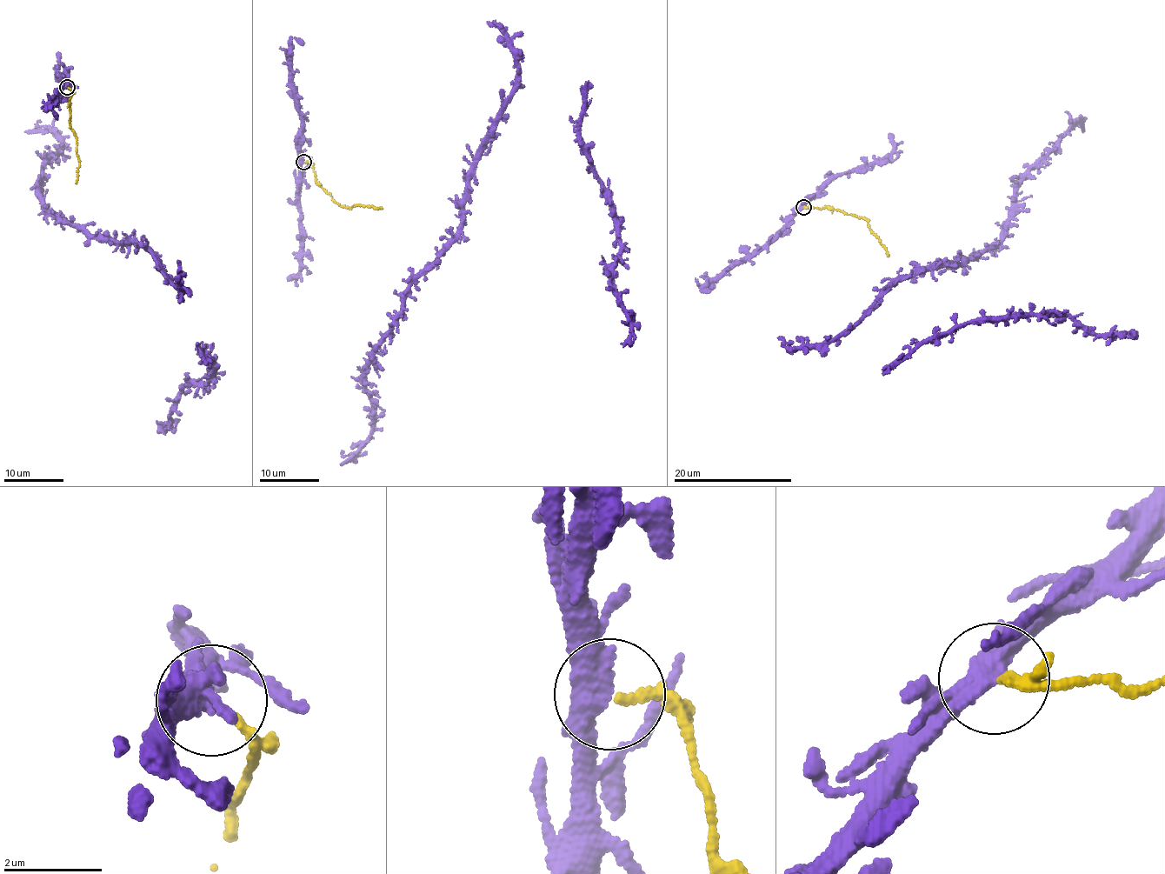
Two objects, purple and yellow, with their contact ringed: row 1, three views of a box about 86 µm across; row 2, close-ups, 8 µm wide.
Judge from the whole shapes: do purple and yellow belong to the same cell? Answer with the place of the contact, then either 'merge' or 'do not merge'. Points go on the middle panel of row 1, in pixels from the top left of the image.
place (303, 162); do not merge

